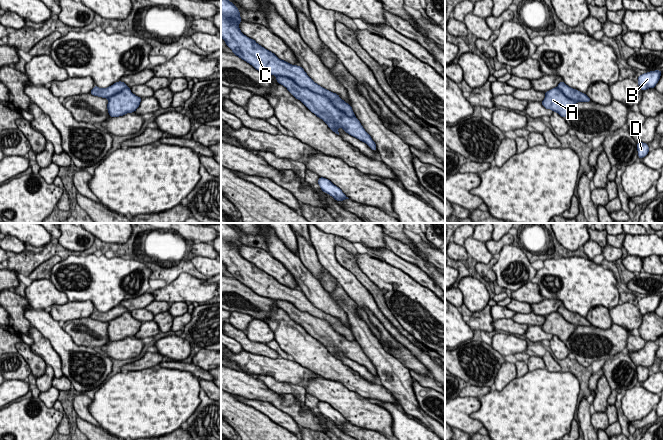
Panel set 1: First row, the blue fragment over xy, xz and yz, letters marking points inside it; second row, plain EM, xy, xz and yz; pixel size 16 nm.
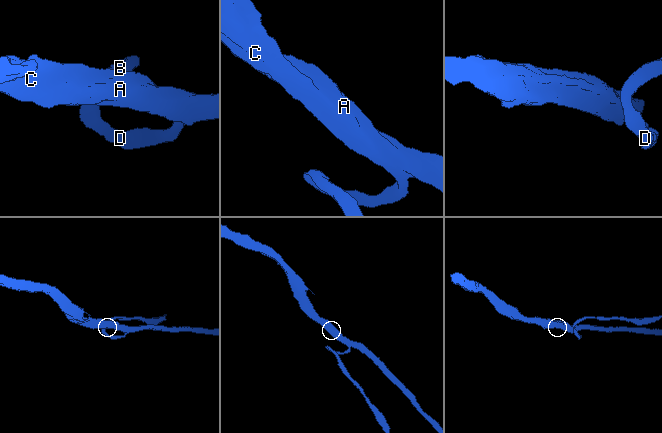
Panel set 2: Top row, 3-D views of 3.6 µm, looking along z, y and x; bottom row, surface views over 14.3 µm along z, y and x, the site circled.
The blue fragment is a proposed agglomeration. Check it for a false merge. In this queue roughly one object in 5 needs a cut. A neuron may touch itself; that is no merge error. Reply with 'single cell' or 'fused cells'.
single cell

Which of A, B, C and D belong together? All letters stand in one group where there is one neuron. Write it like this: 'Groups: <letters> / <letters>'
Groups: A B C D

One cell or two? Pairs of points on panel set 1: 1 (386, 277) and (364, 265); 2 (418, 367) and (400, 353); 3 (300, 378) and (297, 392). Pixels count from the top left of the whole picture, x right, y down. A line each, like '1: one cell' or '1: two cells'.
1: one cell
2: one cell
3: two cells

